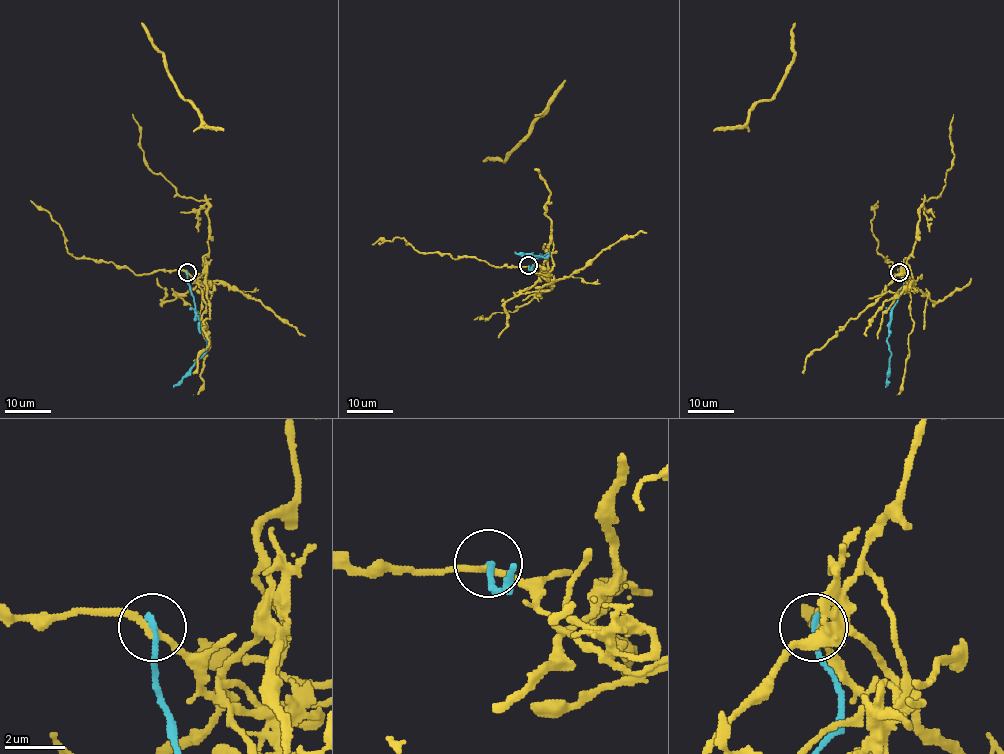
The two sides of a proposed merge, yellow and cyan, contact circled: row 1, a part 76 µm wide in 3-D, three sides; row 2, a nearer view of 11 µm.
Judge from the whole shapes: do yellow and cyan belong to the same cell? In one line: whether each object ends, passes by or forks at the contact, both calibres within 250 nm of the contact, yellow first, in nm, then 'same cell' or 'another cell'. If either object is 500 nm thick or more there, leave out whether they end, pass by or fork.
yellow passes by; cyan ends there; 220 nm thick on the yellow side, 190 nm on the other; another cell

